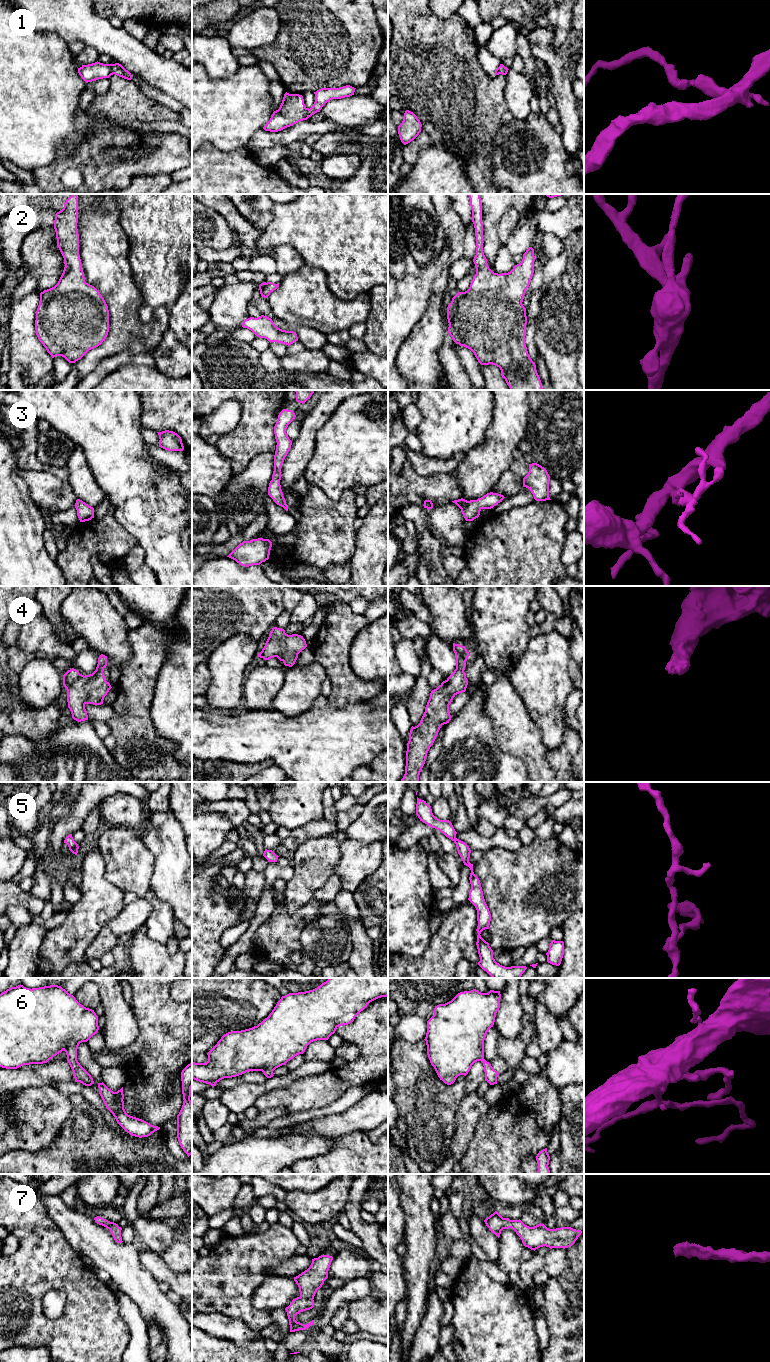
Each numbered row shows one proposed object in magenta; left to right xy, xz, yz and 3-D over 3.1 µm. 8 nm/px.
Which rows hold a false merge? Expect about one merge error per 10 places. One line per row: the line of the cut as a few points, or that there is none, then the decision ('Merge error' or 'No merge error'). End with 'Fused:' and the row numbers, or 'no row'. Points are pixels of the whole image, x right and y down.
1: No split. No merge error
2: No split. No merge error
3: No split. No merge error
4: No split. No merge error
5: No split. No merge error
6: No split. No merge error
7: No split. No merge error
Fused: no row

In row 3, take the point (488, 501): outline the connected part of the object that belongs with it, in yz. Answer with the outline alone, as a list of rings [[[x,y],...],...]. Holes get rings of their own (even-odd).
[[[487,493],[477,500],[467,501],[463,498],[452,501],[460,509],[466,521],[473,521],[478,518],[482,509],[491,509],[502,502],[505,497],[498,493]]]

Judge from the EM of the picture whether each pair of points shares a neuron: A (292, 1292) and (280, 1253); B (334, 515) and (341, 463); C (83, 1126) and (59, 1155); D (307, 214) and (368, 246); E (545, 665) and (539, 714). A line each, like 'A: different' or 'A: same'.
A: different
B: different
C: different
D: same
E: same

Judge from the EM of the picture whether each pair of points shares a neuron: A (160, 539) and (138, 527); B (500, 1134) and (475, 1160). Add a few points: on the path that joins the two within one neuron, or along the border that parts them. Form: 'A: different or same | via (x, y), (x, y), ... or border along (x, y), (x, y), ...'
A: same | via (155, 534), (148, 527), (143, 527)
B: same | via (495, 1140), (481, 1154)

